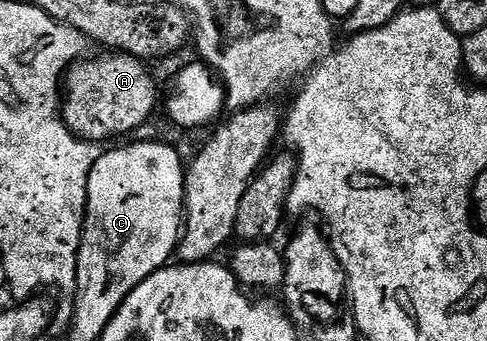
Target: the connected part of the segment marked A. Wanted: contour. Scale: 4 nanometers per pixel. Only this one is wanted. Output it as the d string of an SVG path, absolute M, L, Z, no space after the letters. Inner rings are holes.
M123 52L111 55L98 60L78 60L70 64L64 73L64 124L77 139L84 142L104 142L142 127L153 116L160 102L162 88L143 59ZM116 122L120 125L114 125Z

